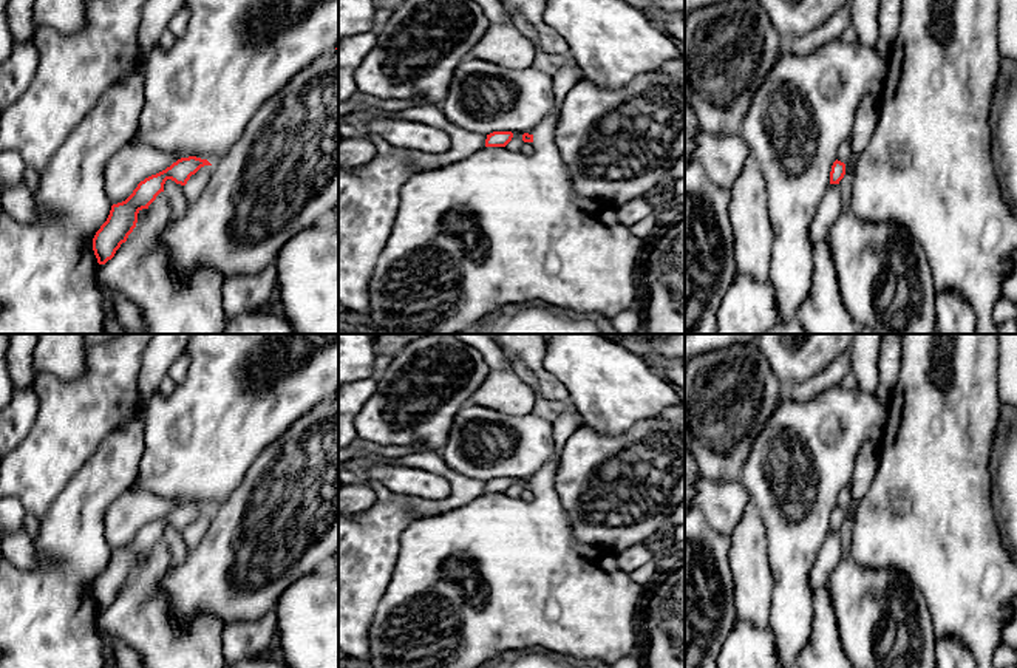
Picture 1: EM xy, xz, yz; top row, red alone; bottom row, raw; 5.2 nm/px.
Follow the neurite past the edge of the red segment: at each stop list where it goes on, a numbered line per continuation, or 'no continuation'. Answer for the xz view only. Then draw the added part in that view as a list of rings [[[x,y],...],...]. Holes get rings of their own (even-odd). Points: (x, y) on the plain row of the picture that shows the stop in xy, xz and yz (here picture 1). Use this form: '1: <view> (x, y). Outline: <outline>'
no continuation

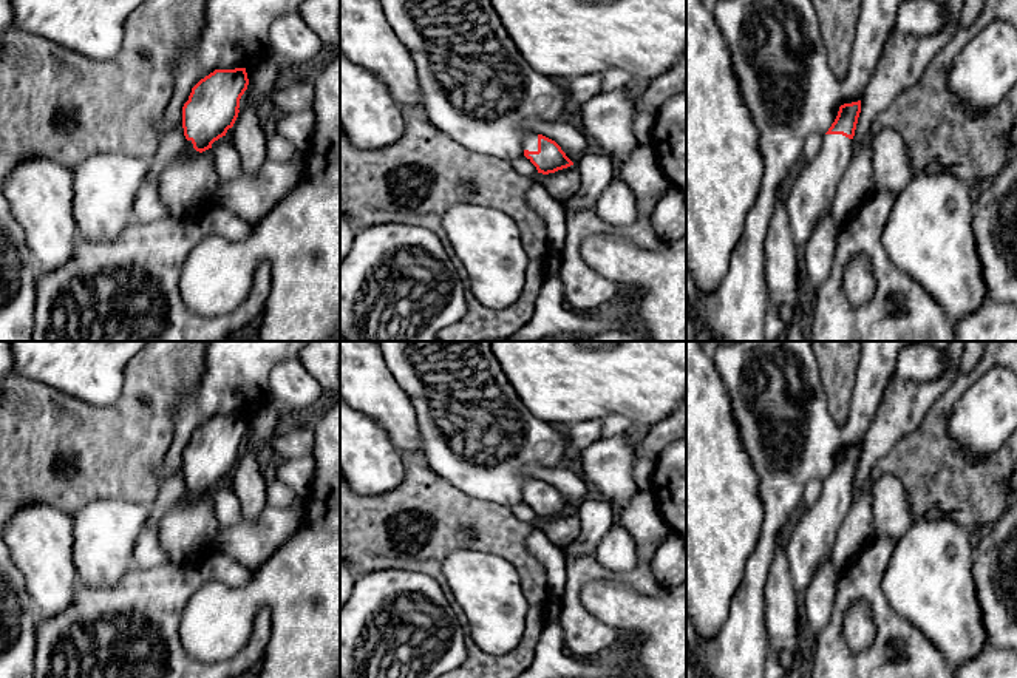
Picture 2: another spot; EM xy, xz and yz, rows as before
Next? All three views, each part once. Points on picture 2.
1: xz (530, 488). Outline: [[[530,479],[530,480],[524,485],[524,496],[538,497],[538,480],[536,480],[536,479]]]

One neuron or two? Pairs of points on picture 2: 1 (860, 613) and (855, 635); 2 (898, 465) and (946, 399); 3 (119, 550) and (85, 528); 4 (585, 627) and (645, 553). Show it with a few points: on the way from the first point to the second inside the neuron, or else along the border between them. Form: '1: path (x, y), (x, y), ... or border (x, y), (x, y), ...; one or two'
1: path (858, 618), (858, 630); one
2: path (915, 448), (934, 430), (937, 416); one
3: path (112, 544), (93, 528); one
4: path (574, 598), (574, 589), (588, 575), (625, 576); one

